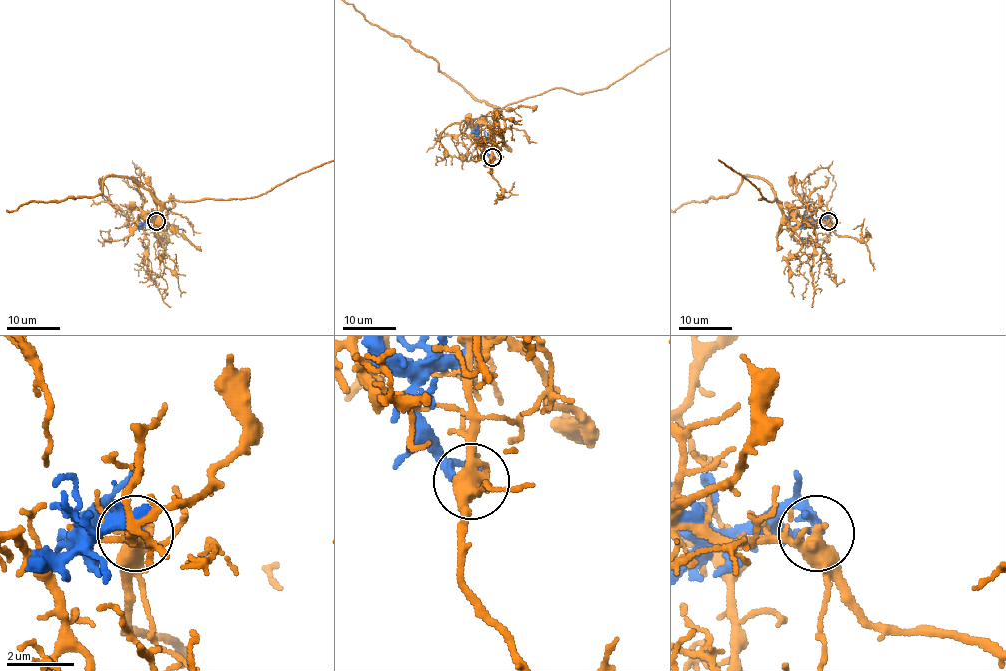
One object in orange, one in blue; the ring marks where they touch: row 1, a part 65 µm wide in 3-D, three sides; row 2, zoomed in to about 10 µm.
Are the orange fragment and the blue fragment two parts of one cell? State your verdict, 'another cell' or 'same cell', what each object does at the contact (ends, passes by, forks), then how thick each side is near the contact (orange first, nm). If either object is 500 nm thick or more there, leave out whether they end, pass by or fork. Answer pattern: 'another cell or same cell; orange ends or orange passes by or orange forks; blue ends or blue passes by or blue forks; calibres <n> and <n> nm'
another cell; orange forks; blue ends; calibres 360 and 280 nm

